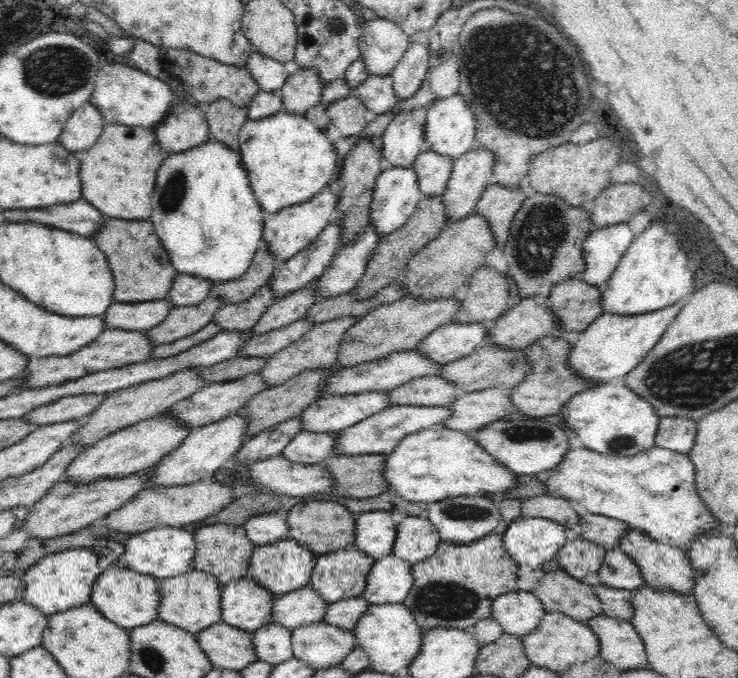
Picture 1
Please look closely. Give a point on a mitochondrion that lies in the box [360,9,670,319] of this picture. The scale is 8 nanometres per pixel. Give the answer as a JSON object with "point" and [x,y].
{"point":[525,83]}

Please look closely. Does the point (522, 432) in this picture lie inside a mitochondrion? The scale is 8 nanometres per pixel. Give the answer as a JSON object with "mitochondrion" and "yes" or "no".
{"mitochondrion":"yes"}

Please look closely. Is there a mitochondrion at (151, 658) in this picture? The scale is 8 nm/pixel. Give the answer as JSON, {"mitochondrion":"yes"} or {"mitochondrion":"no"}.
{"mitochondrion":"yes"}

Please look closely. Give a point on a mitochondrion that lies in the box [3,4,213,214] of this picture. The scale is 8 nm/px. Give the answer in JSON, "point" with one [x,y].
{"point":[56,70]}

